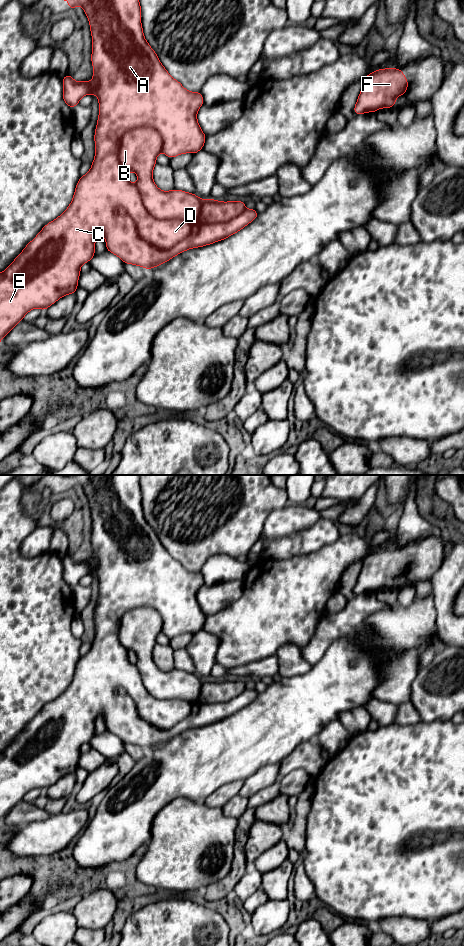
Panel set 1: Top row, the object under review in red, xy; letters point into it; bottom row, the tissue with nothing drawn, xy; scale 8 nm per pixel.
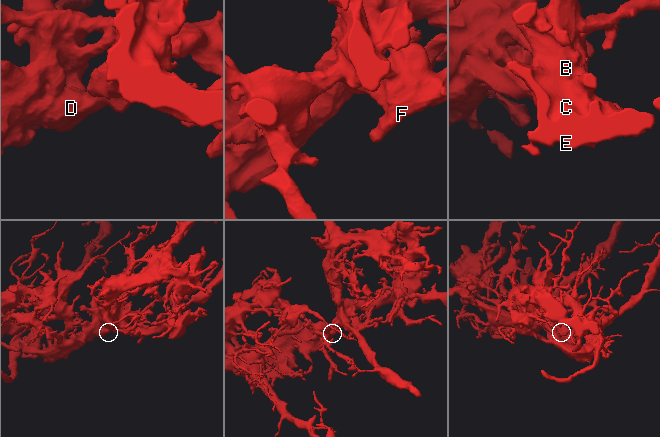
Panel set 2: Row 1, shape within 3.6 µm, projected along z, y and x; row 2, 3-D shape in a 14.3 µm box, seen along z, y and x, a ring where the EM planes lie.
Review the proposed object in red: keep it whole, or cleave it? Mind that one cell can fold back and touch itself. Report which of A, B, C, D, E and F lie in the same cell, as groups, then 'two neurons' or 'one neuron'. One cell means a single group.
groups A B C D E / F; two neurons

